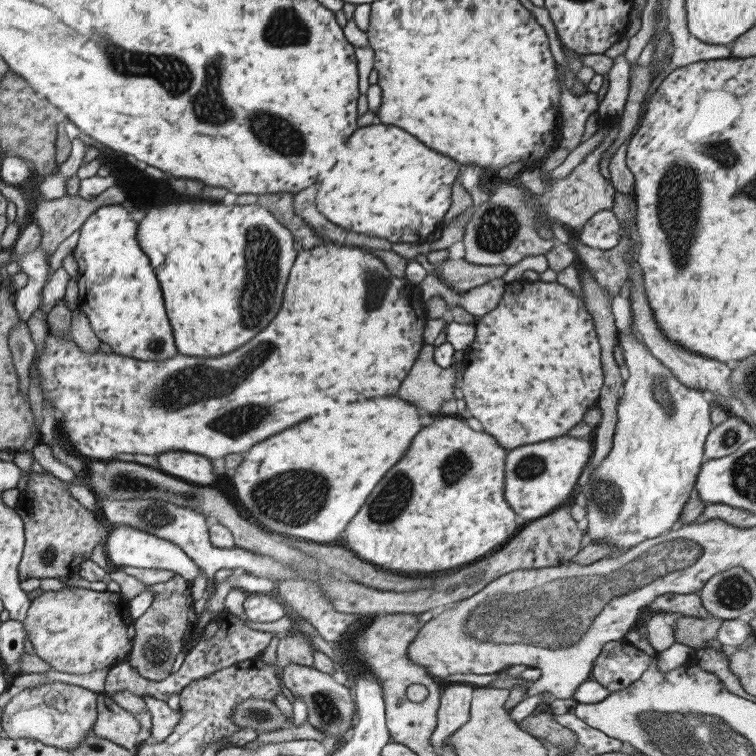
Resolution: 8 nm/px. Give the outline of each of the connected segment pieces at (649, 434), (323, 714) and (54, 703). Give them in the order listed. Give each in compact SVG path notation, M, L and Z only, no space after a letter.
M618 332L618 342L621 350L624 352L624 360L628 366L630 376L624 385L624 395L620 398L617 407L617 423L613 436L613 445L606 458L597 464L591 476L590 488L588 491L581 491L580 500L584 502L586 512L588 514L588 527L585 530L587 541L591 542L606 542L606 545L614 545L618 549L618 553L624 553L629 549L636 547L645 540L650 540L660 536L671 530L673 526L680 520L680 515L683 514L684 505L687 500L693 495L697 476L700 474L700 469L705 460L703 452L705 442L709 432L713 429L713 424L710 421L710 403L706 402L702 396L702 391L688 387L682 384L673 374L672 371L661 363L654 355L650 355L644 346L638 342L634 334L622 334Z
M316 650L313 652L312 667L289 664L285 666L282 676L285 686L288 687L293 696L301 698L306 704L307 722L314 728L325 732L325 736L328 738L336 740L330 744L334 750L338 745L342 745L353 727L355 700L352 688L348 688L341 676L334 672L330 658Z
M63 682L38 684L23 689L3 707L1 727L12 739L30 738L70 751L76 749L93 730L97 719L97 693L80 685Z

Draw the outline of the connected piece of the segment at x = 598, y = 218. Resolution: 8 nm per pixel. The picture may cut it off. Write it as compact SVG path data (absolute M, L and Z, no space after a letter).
M601 210L582 226L579 240L592 248L612 250L621 239L621 224L612 210Z

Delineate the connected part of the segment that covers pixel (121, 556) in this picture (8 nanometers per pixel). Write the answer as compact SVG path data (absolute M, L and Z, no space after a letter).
M129 524L110 527L106 556L113 563L115 569L119 566L135 566L136 568L171 570L189 582L192 582L201 572L199 566L178 545Z

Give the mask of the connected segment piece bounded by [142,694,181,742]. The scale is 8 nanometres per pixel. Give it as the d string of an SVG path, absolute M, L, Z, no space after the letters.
M142 696L151 714L151 735L155 742L162 742L172 734L173 728L181 717L181 709L172 710L163 700L156 700L153 696Z

